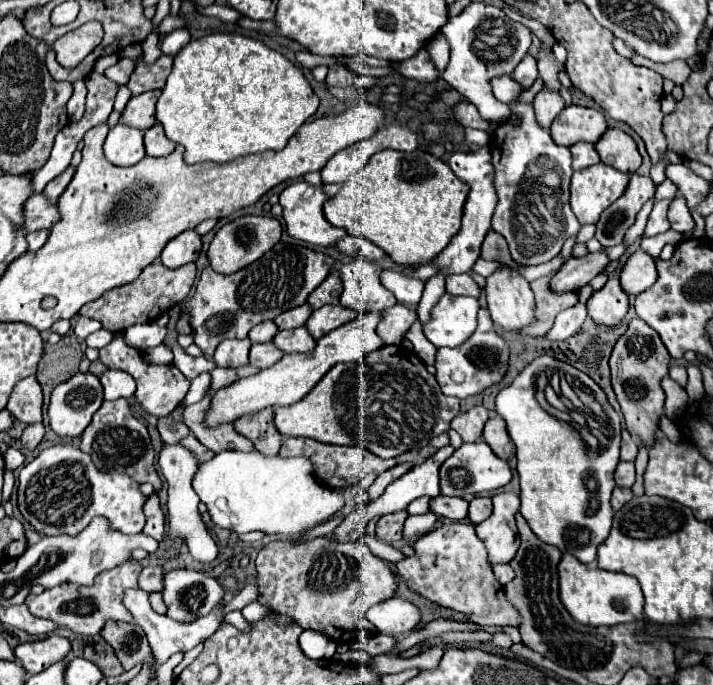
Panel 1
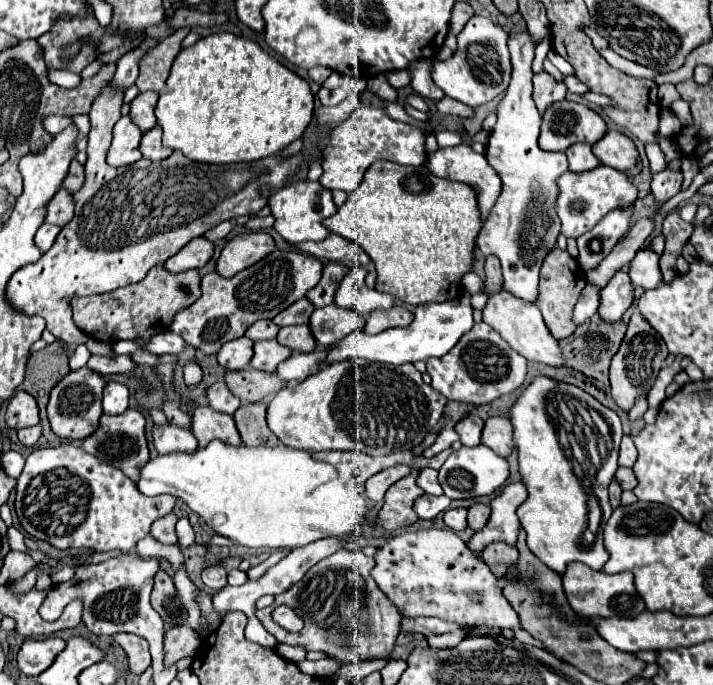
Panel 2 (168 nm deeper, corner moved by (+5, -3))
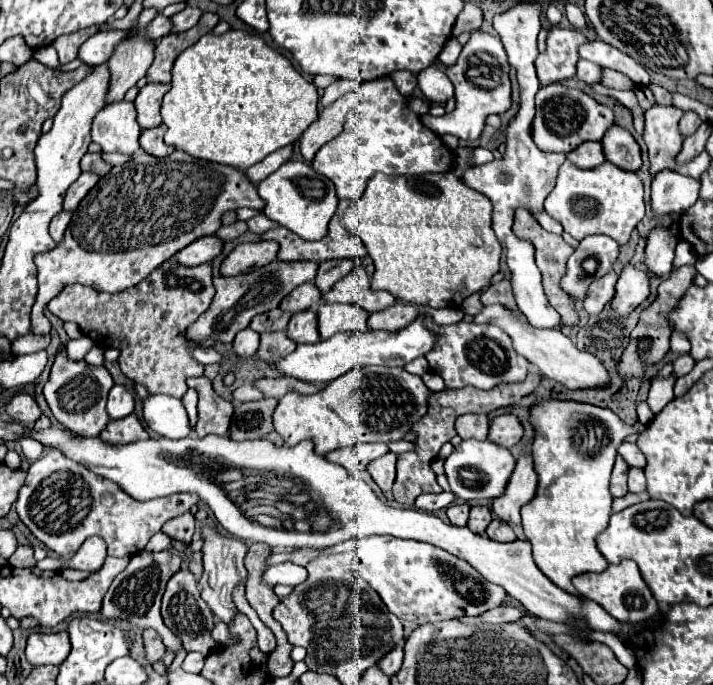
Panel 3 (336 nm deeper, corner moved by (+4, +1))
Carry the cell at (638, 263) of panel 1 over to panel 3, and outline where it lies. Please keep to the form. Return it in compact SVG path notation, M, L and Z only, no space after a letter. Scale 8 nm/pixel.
M656 226L648 234L648 244L646 244L646 266L650 272L656 276L664 278L672 272L672 260L674 260L674 250L678 244L678 236L670 232L666 226Z

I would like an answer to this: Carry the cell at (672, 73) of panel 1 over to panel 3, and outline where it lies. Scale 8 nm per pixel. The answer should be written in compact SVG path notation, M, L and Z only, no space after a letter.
M550 28L550 34L546 38L546 50L536 58L538 80L546 86L576 76L576 50L584 42L588 40L578 30Z

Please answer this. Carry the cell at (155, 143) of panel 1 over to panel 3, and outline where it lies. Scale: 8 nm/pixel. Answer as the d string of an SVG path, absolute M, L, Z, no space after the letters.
M160 124L158 128L144 130L140 134L140 146L142 146L142 150L148 152L148 154L152 154L152 156L156 156L156 158L164 158L164 156L172 154L174 148L168 146L168 144L164 144L164 140L162 140L164 132L166 132L164 124Z

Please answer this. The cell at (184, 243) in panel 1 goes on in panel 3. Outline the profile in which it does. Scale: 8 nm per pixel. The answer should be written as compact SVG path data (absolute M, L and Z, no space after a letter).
M202 236L194 240L190 246L180 250L174 258L182 266L198 266L204 262L212 262L224 248L224 242L218 236Z

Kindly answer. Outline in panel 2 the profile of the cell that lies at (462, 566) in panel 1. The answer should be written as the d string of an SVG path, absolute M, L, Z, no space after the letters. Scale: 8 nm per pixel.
M429 528L403 532L389 538L375 556L373 578L403 616L435 616L459 626L485 630L511 628L517 642L541 648L521 626L517 612L501 594L503 582L497 580L487 564L467 548L449 528Z

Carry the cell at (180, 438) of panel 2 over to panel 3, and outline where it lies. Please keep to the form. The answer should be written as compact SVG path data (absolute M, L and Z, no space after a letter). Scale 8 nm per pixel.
M150 394L144 400L144 422L164 438L186 438L192 434L182 400L168 394Z

